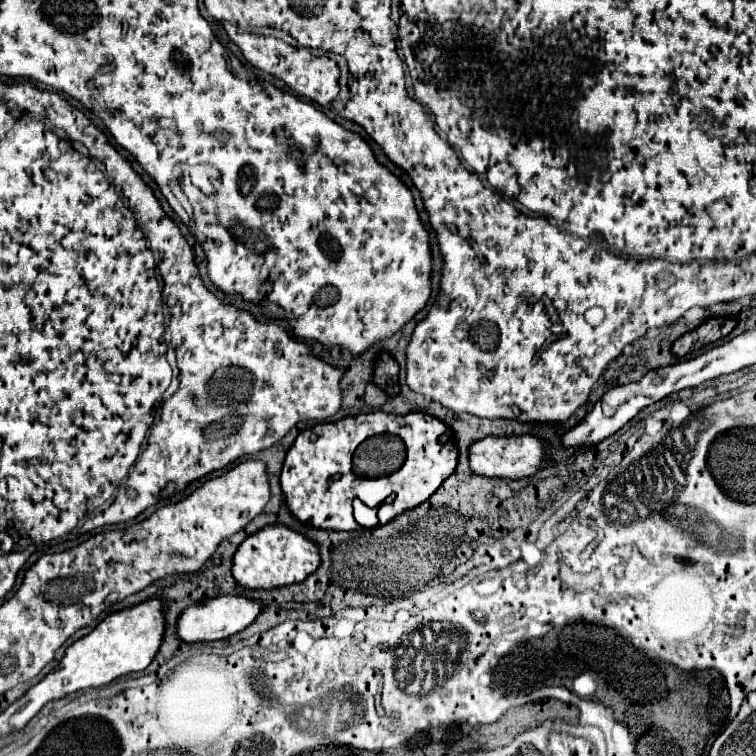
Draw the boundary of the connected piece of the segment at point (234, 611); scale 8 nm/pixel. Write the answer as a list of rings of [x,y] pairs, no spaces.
[[[221,595],[215,599],[207,599],[195,605],[189,605],[177,619],[177,637],[185,643],[195,643],[195,641],[217,641],[231,637],[239,631],[243,631],[247,625],[255,621],[255,617],[261,611],[259,601],[251,601],[245,597],[233,597],[233,595]]]

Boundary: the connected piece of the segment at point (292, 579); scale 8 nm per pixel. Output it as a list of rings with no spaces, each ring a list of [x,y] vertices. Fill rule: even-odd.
[[[271,525],[249,535],[233,555],[233,579],[243,589],[277,589],[293,583],[301,583],[319,567],[319,553],[315,543],[303,535],[283,527]]]

